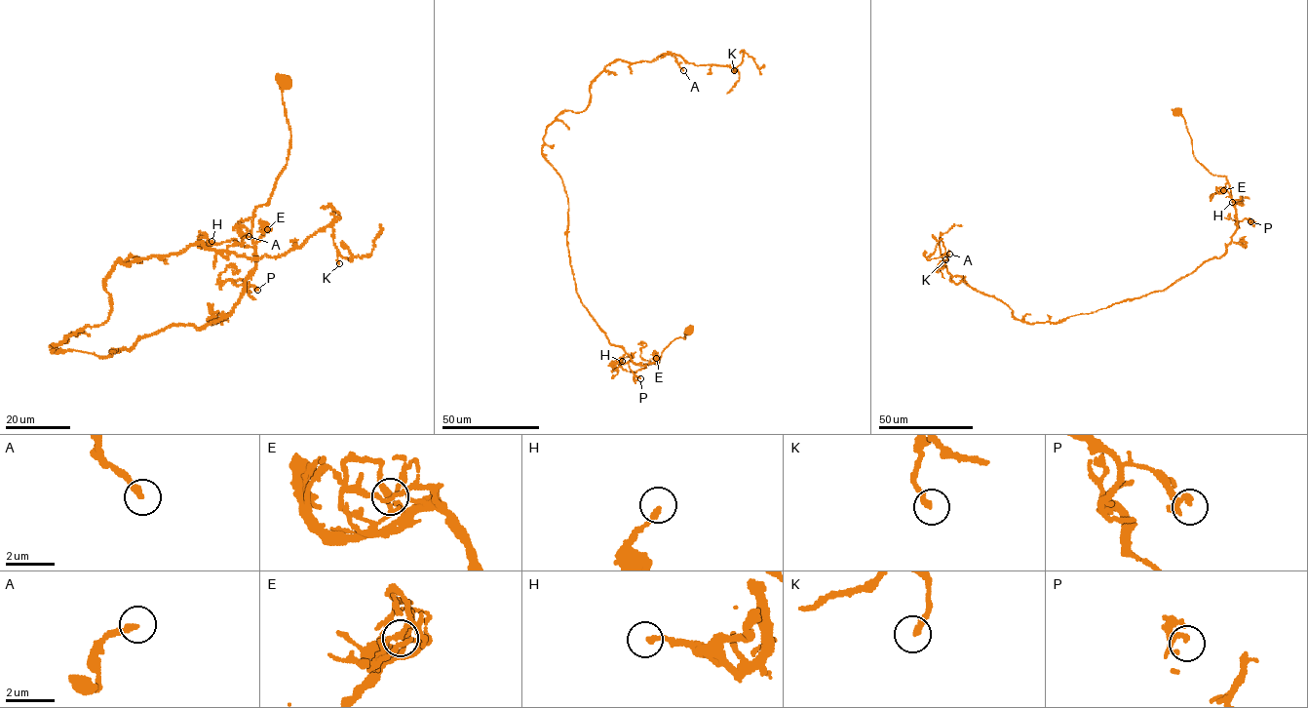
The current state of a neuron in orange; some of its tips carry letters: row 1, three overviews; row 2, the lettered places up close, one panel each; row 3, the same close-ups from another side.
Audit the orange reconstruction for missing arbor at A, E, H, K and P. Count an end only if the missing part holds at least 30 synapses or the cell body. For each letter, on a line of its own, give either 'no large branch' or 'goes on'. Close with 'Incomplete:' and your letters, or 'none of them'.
A: goes on
E: no large branch
H: no large branch
K: goes on
P: no large branch
Incomplete: A, K

